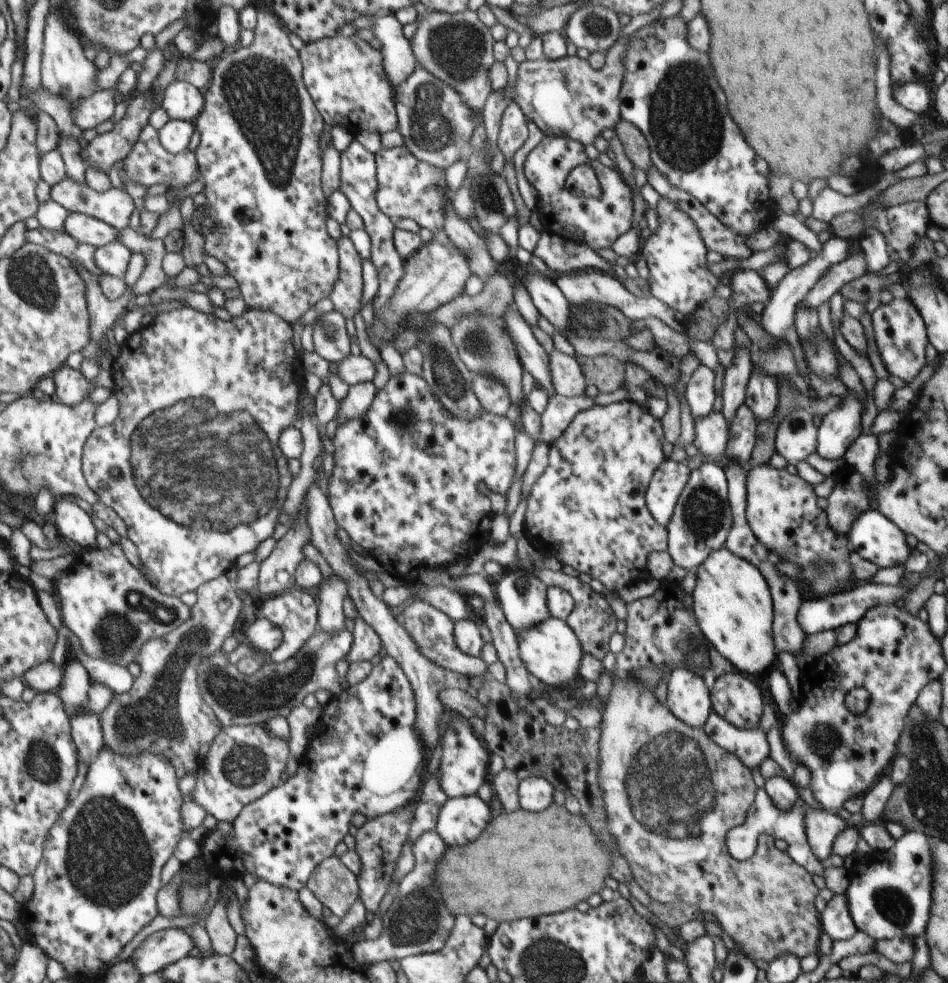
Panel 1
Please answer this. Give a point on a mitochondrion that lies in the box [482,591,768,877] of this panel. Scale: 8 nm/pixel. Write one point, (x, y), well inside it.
(682, 793)

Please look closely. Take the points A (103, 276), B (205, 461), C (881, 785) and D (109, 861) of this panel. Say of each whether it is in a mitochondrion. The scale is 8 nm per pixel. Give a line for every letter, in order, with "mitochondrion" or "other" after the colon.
A: other
B: mitochondrion
C: other
D: mitochondrion

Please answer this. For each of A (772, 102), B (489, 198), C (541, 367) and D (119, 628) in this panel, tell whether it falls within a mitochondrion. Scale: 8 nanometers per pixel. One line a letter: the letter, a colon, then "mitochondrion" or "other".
A: other
B: mitochondrion
C: other
D: mitochondrion

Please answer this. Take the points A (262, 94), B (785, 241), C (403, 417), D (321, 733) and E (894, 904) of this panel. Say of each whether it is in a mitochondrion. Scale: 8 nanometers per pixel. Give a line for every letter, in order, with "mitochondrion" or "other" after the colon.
A: mitochondrion
B: other
C: mitochondrion
D: other
E: mitochondrion

